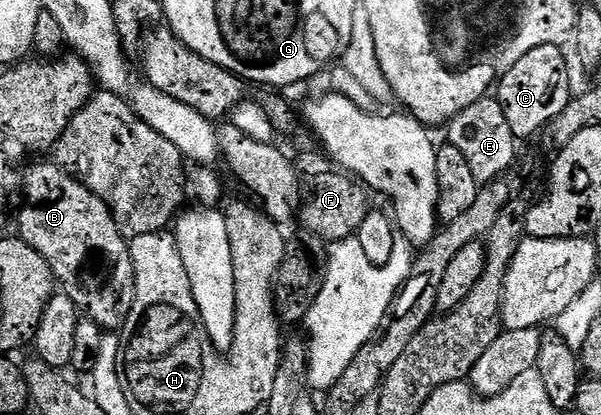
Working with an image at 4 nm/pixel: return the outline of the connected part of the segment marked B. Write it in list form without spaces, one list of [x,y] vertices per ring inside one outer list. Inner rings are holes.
[[[36,161],[33,162],[36,163],[33,167],[25,166],[23,168],[25,171],[24,176],[20,179],[20,191],[24,194],[24,200],[21,201],[20,212],[16,215],[16,223],[20,226],[20,231],[18,231],[19,238],[28,242],[38,253],[42,253],[42,257],[50,265],[53,276],[58,280],[63,294],[68,295],[70,301],[74,301],[74,305],[80,308],[81,312],[83,312],[87,318],[94,320],[98,326],[104,328],[105,332],[119,332],[134,309],[134,297],[136,296],[136,274],[134,273],[134,265],[132,264],[132,248],[129,240],[125,239],[124,234],[118,229],[118,225],[112,219],[112,214],[110,213],[108,206],[106,206],[103,201],[97,197],[87,185],[85,185],[85,183],[79,183],[73,175],[66,174],[55,162],[40,162],[44,161]]]

